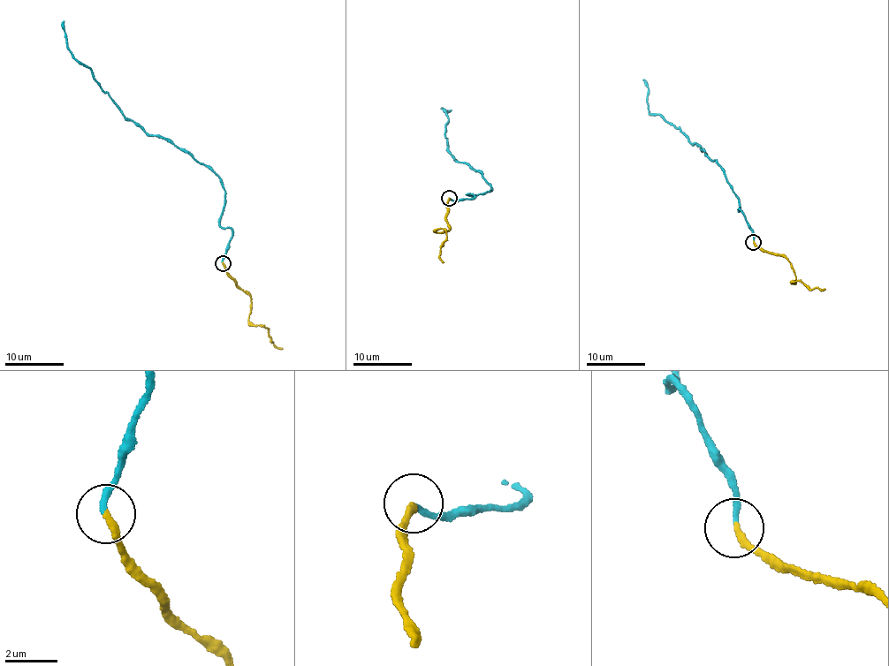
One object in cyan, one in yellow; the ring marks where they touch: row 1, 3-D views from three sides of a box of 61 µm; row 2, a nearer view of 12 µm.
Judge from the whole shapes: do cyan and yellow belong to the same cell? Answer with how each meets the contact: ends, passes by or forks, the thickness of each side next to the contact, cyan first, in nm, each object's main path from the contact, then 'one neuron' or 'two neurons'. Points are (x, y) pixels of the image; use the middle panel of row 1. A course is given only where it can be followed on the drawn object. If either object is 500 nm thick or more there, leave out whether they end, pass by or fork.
cyan ends; yellow ends; calibres 220 and 260 nm; course cyan (450, 198), (493, 188), (448, 149), (442, 108), (452, 109); course yellow (450, 198), (447, 230), (436, 231), (443, 228), (447, 236), (440, 247), (439, 258), (444, 262); one neuron

